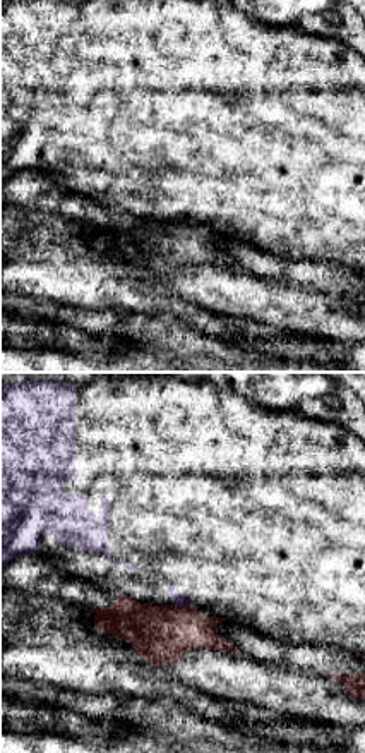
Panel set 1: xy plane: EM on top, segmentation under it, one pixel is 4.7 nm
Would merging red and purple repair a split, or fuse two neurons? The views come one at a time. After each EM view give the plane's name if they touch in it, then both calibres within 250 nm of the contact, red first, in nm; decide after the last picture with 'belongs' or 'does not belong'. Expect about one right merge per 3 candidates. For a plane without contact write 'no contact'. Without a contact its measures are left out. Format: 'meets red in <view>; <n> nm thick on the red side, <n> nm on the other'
meets red in xy; 280 nm thick on the red side, 70 nm on the other

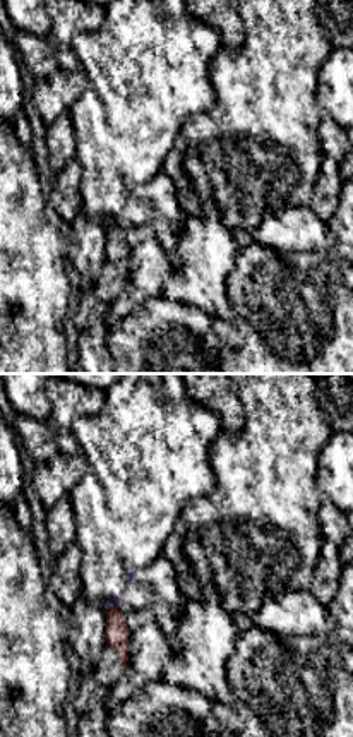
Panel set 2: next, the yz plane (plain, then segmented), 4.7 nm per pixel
meets red in yz; 120 nm thick on the red side, 50 nm on the other

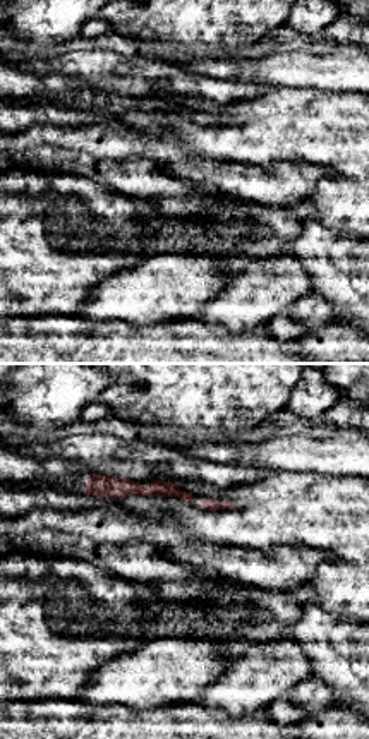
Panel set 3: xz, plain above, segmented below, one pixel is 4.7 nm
no contact

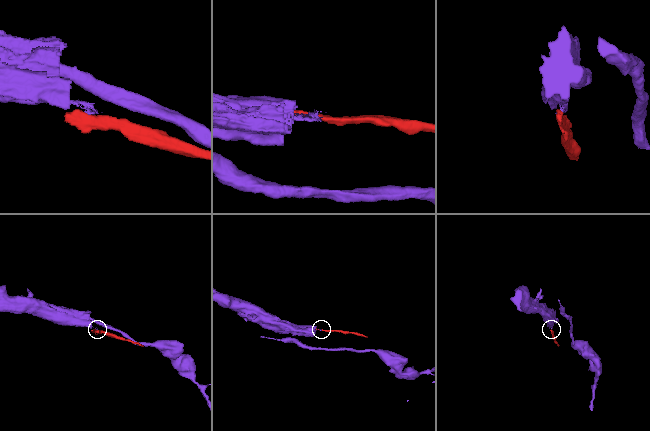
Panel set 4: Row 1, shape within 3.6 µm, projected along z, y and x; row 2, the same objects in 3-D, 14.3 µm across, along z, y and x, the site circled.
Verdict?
does not belong

